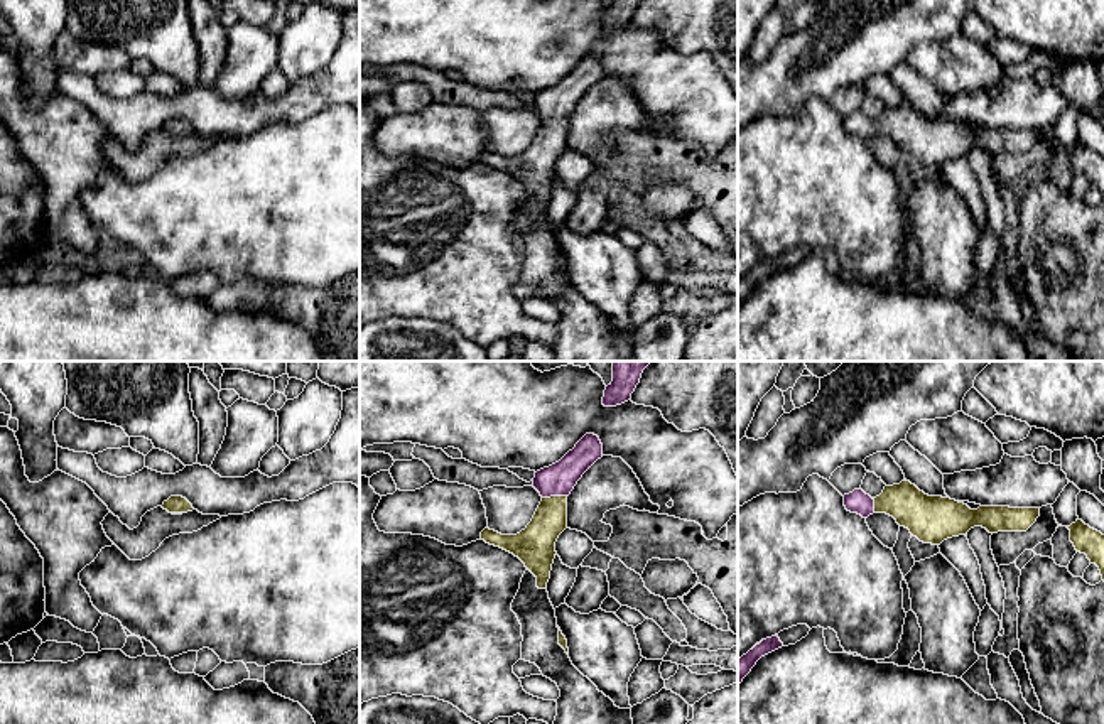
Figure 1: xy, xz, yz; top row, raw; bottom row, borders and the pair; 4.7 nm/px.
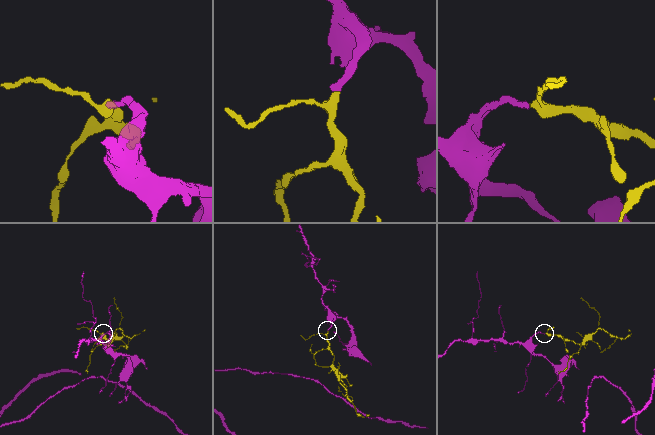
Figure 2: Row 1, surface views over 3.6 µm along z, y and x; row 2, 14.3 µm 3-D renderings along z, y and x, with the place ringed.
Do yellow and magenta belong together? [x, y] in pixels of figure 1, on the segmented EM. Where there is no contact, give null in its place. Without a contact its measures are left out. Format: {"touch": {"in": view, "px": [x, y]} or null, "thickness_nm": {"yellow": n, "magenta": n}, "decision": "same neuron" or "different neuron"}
{"touch": {"in": "xz", "px": [554, 497]}, "thickness_nm": {"yellow": 190, "magenta": 160}, "decision": "same neuron"}

